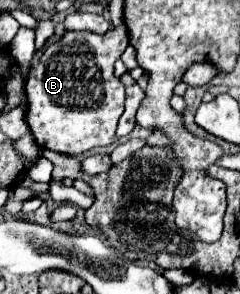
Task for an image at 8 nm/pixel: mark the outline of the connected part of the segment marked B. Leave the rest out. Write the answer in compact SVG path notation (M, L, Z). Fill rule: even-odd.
M119 25L105 35L69 31L57 43L35 51L25 81L25 119L41 149L77 157L93 147L111 145L115 141L117 121L123 113L125 87L113 75L113 65L127 45L127 29Z

